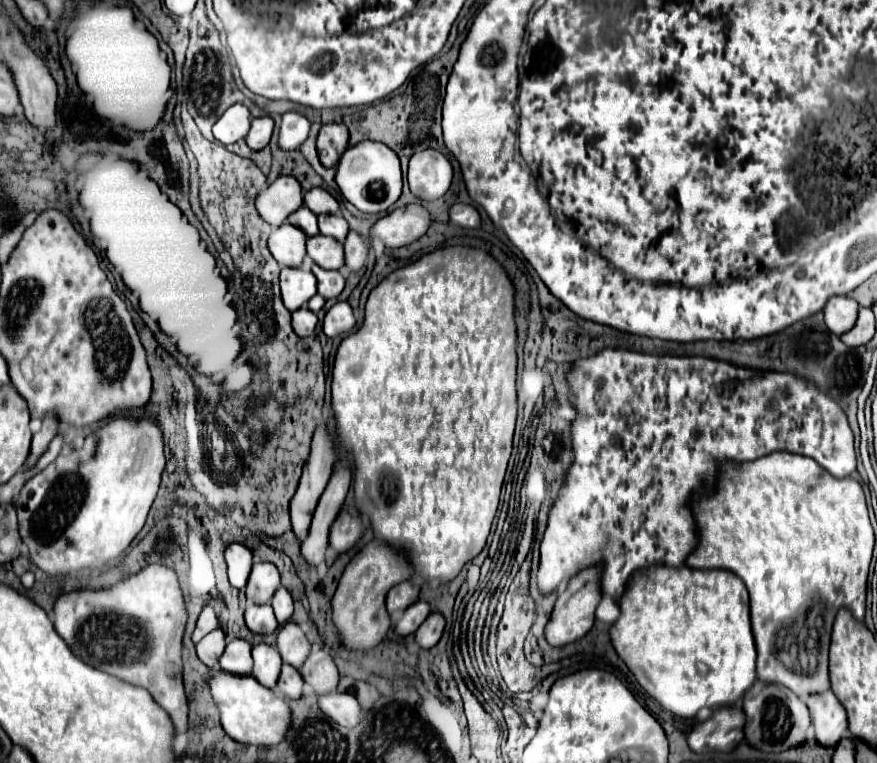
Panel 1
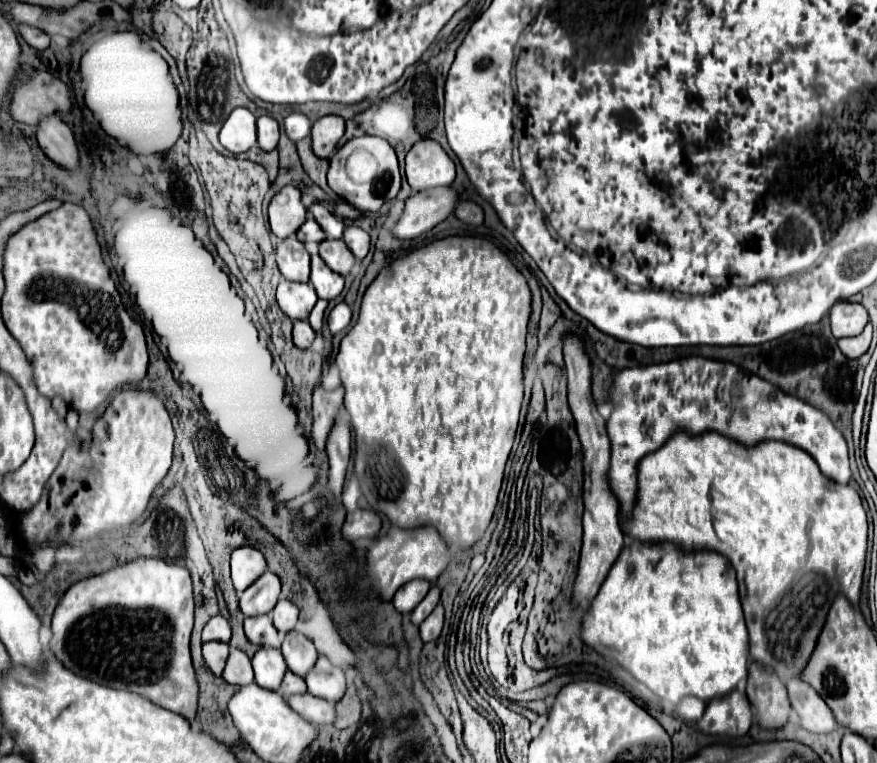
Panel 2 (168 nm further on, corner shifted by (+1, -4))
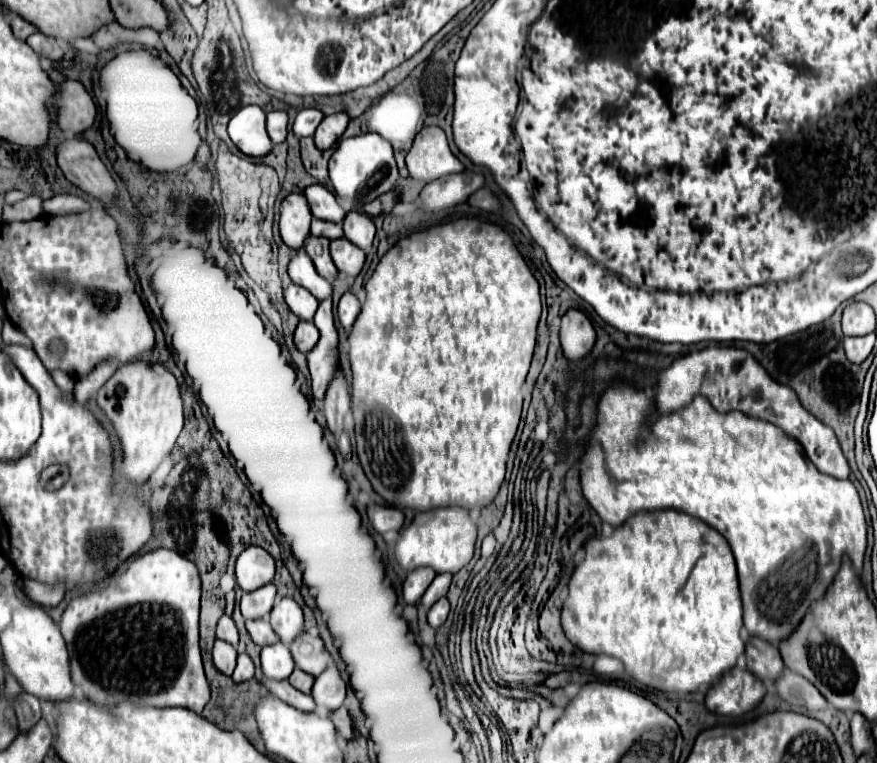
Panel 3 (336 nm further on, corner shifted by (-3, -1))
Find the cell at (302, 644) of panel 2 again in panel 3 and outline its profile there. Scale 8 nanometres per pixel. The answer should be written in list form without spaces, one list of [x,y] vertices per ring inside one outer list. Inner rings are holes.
[[[302,633],[290,647],[294,663],[298,669],[310,673],[310,675],[320,675],[328,667],[330,653],[324,649],[324,643],[320,637],[312,637],[308,633]]]

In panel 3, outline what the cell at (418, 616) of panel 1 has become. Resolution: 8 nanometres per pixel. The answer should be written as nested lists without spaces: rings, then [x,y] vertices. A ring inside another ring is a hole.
[[[436,575],[436,579],[430,583],[430,587],[426,589],[426,593],[422,597],[422,603],[426,609],[430,609],[440,597],[444,597],[448,593],[450,581],[452,581],[452,575]]]

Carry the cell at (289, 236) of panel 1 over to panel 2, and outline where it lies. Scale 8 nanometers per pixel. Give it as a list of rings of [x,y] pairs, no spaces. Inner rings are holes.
[[[296,236],[284,238],[276,244],[276,262],[286,280],[308,282],[310,276],[310,254]]]

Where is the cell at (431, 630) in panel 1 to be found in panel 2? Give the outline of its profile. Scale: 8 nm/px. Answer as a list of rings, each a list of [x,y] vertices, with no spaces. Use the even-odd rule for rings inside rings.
[[[438,604],[434,608],[434,612],[420,624],[420,638],[422,642],[432,642],[440,636],[442,632],[442,624],[444,624],[444,608]]]

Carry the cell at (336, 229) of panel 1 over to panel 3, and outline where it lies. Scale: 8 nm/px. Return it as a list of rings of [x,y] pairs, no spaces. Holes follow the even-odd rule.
[[[310,185],[304,191],[304,197],[308,199],[310,211],[314,217],[324,219],[324,221],[332,221],[332,223],[342,223],[346,211],[338,205],[336,197],[324,187],[324,185]]]

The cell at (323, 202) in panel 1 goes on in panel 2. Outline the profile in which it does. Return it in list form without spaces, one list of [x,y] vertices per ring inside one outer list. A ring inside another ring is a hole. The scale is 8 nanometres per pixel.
[[[338,204],[338,206],[334,206],[332,208],[332,212],[338,216],[338,218],[342,218],[342,220],[346,220],[346,218],[350,218],[350,220],[354,220],[354,218],[358,218],[360,216],[360,212],[354,208],[354,206],[350,206],[350,204]]]

